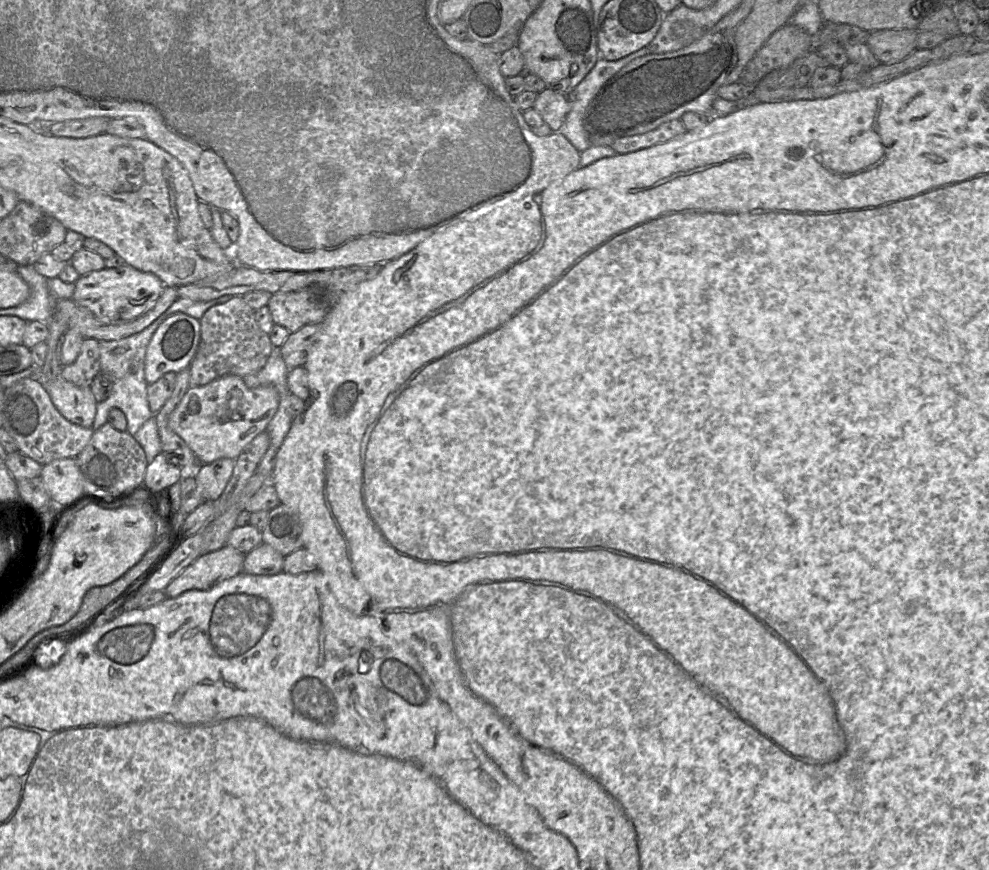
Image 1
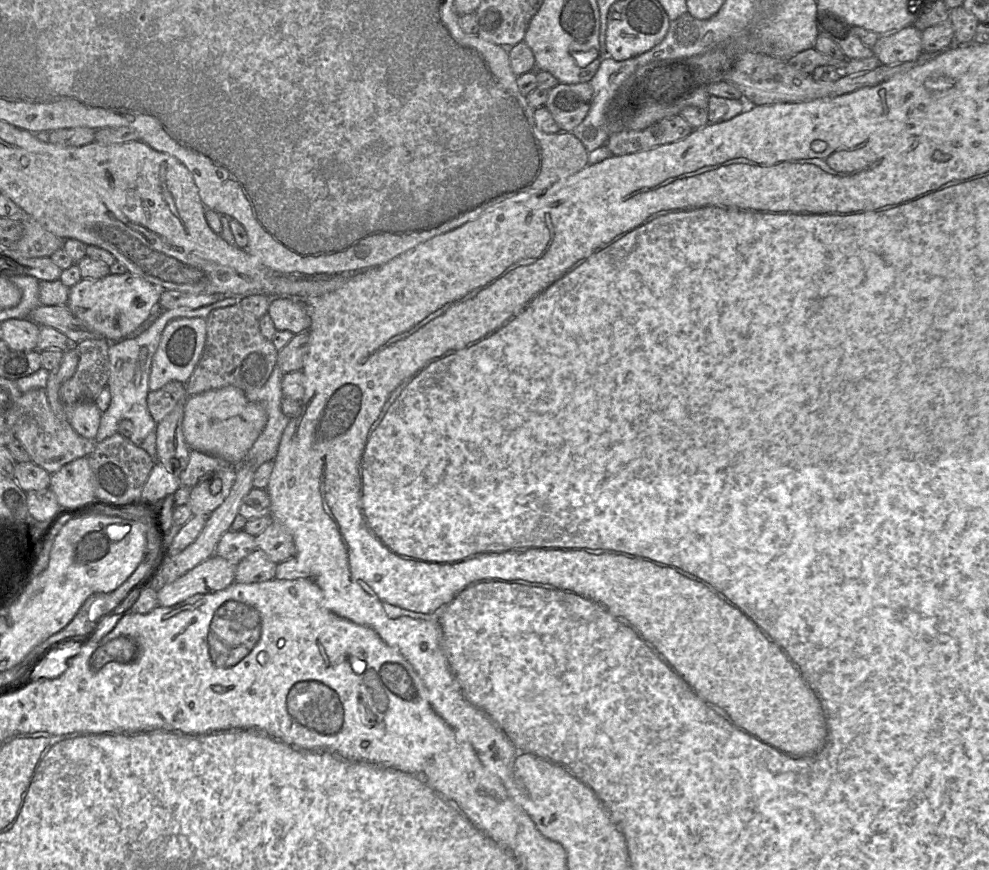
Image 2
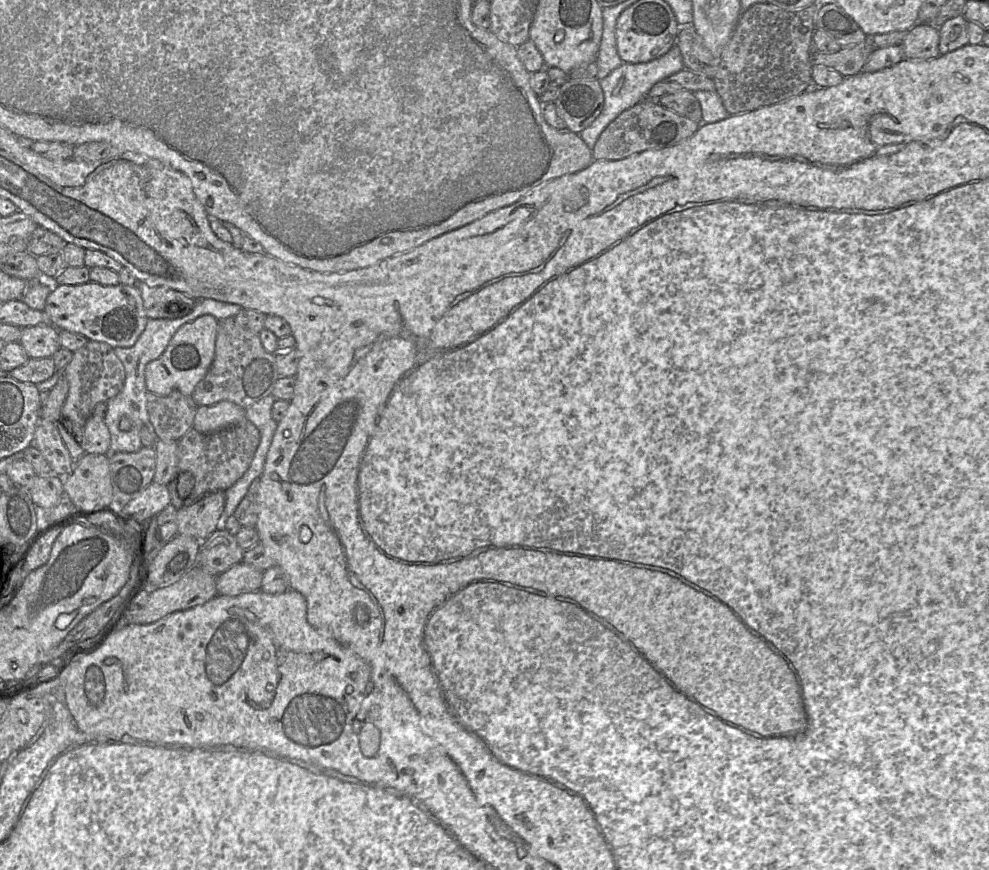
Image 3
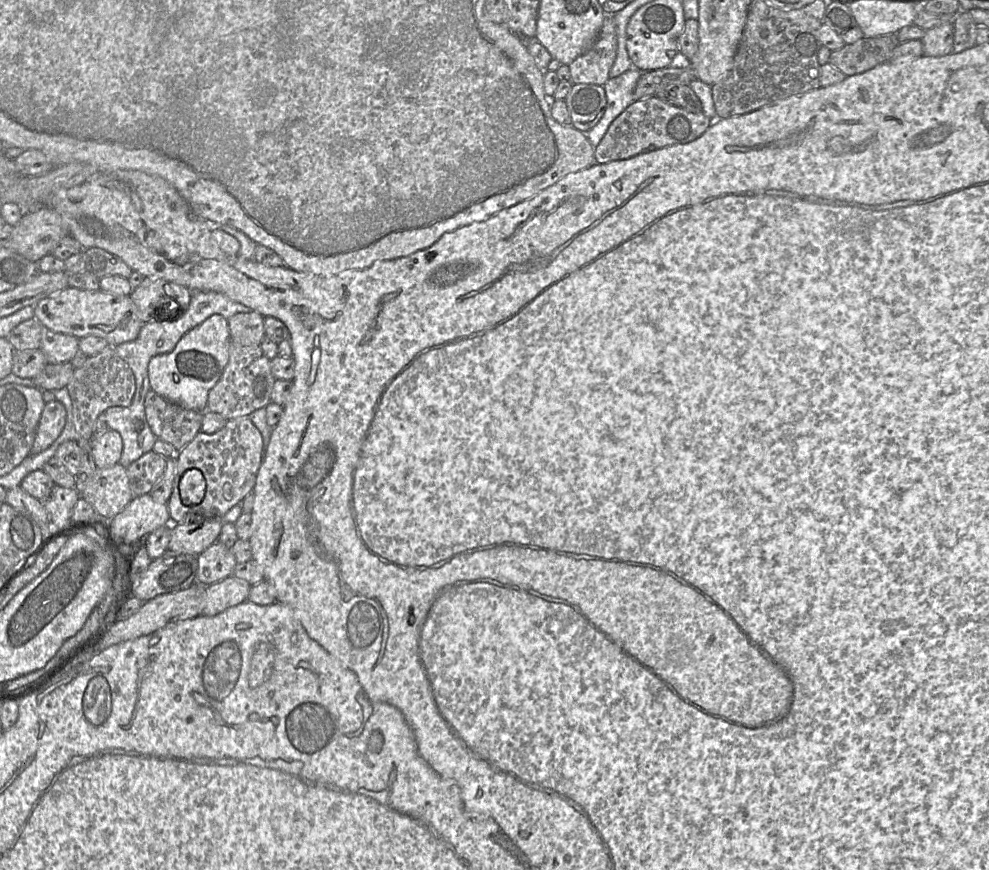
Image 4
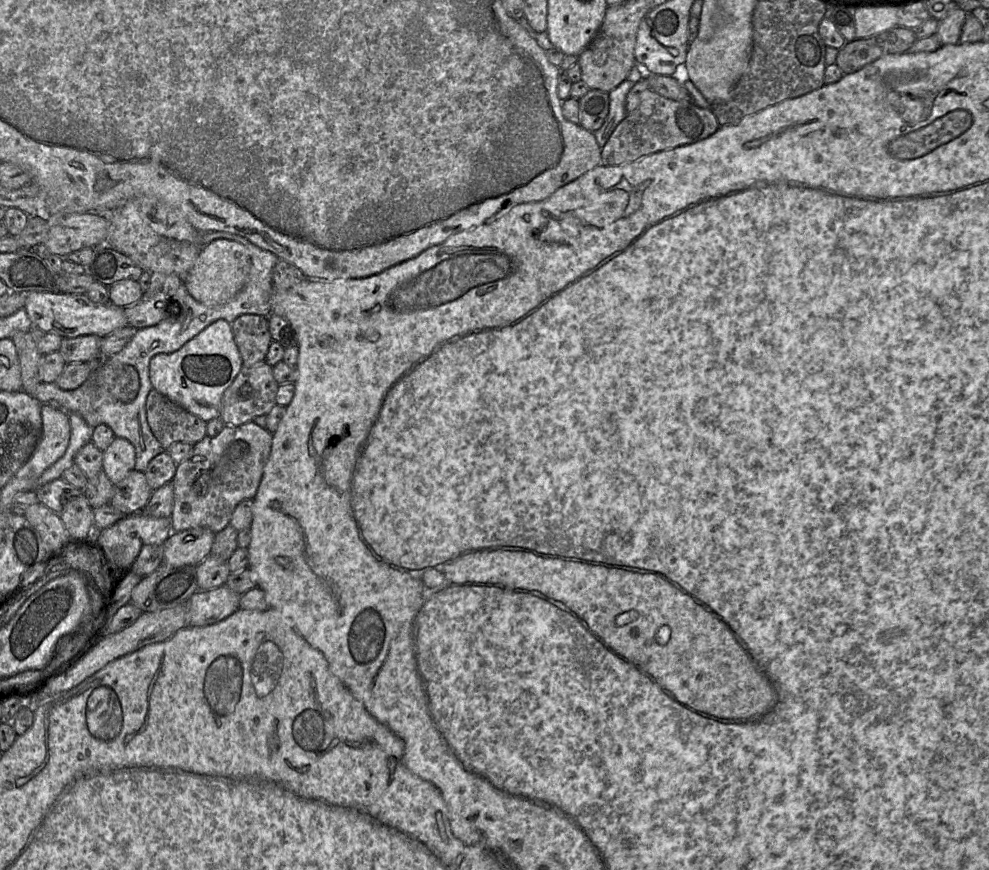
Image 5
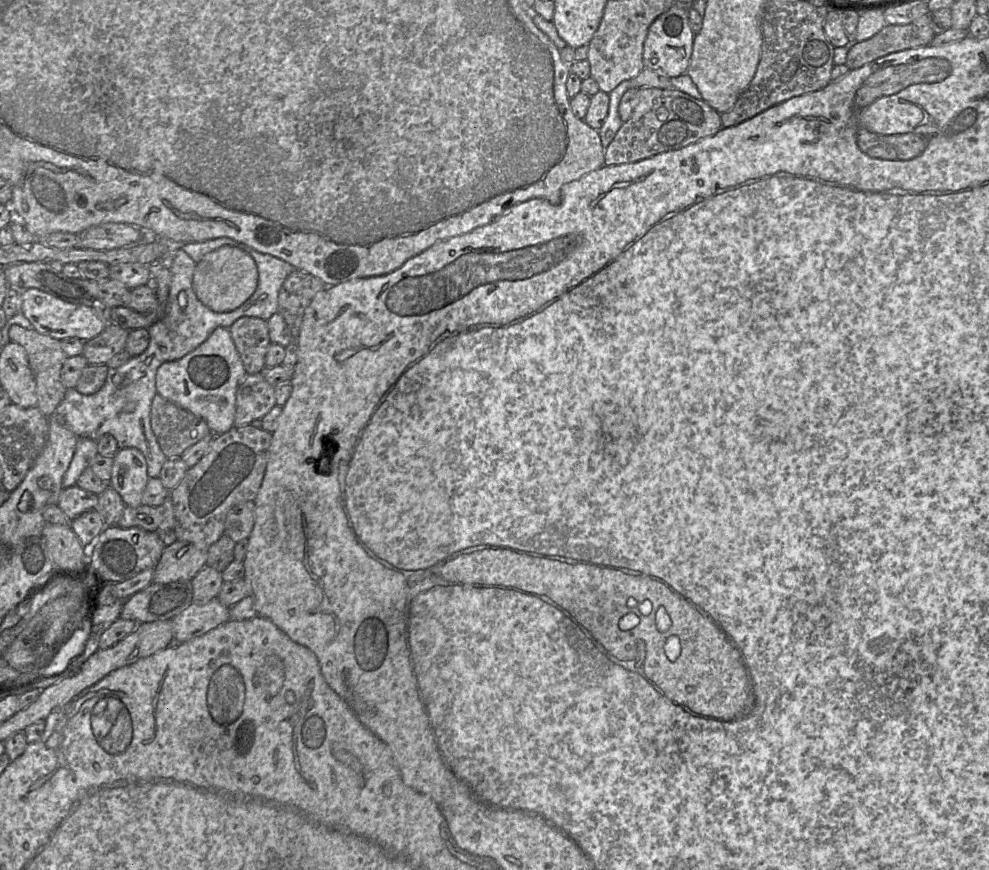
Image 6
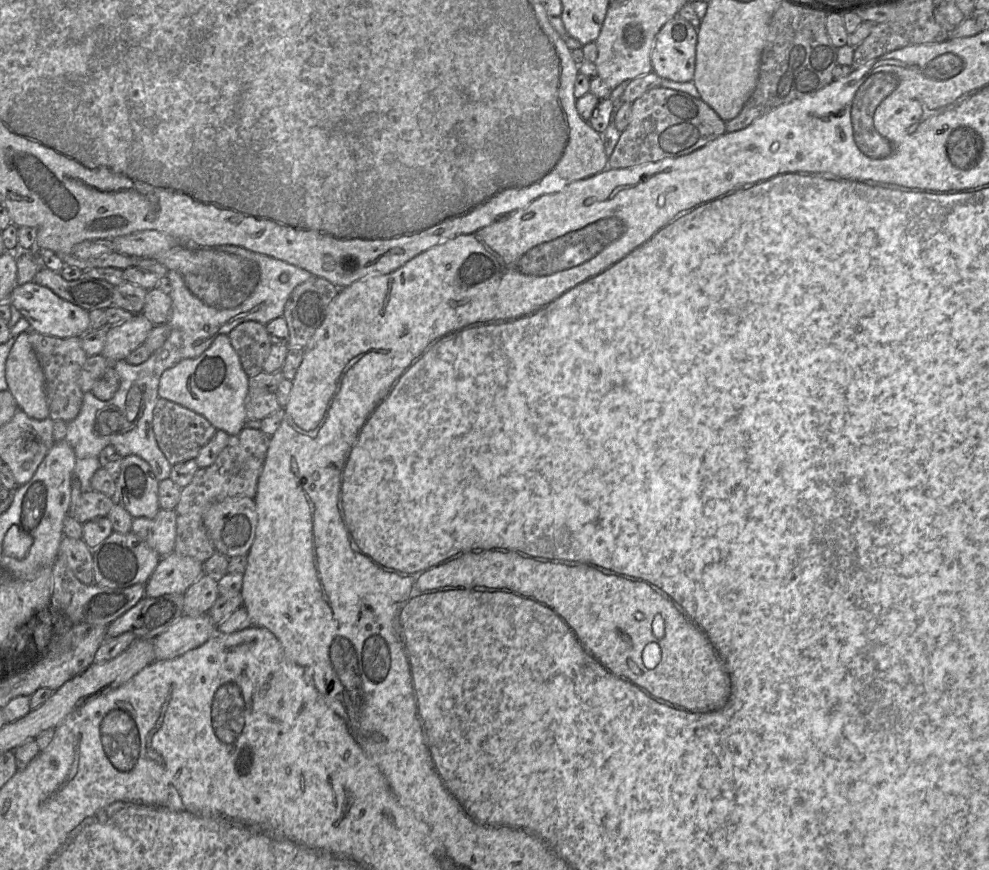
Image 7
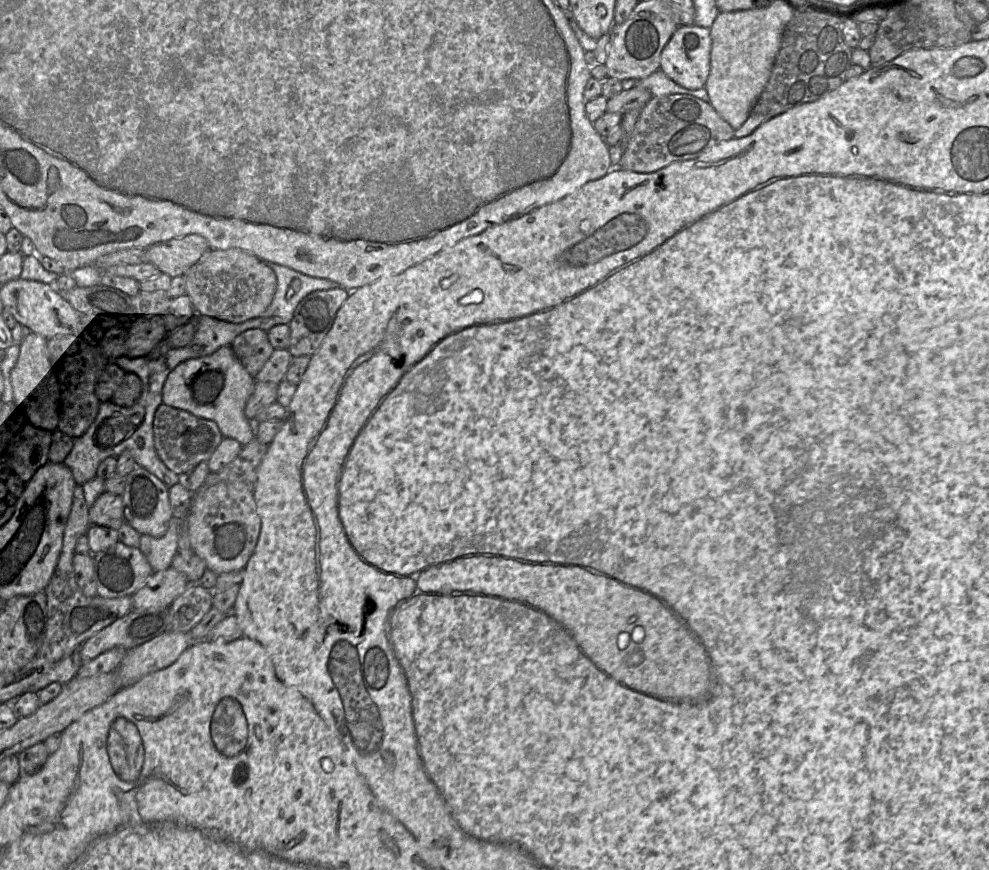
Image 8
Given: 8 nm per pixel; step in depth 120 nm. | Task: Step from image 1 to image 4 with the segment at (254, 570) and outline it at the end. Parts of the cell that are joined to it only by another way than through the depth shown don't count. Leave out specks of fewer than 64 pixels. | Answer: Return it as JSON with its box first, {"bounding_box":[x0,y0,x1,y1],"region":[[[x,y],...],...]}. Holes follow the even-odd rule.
{"bounding_box":[202,575,251,617],"region":[[[234,575],[202,587],[202,615],[212,617],[245,602],[248,599],[250,589],[251,585],[247,581]]]}

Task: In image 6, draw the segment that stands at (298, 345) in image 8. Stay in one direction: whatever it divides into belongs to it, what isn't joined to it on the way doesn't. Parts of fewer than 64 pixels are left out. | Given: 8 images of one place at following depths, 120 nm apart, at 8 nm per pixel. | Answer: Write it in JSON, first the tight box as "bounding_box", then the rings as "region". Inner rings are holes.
{"bounding_box":[278,269,325,339],"region":[[[295,269],[283,282],[278,295],[278,311],[291,336],[297,339],[306,308],[325,284],[312,274]]]}

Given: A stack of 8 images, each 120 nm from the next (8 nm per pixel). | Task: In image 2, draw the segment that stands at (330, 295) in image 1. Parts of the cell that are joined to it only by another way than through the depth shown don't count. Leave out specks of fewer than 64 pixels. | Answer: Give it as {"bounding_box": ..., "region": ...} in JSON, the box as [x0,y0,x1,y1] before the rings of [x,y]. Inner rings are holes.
{"bounding_box":[267,297,310,334],"region":[[[277,297],[271,299],[267,314],[276,330],[287,330],[294,334],[308,331],[310,317],[299,299]]]}

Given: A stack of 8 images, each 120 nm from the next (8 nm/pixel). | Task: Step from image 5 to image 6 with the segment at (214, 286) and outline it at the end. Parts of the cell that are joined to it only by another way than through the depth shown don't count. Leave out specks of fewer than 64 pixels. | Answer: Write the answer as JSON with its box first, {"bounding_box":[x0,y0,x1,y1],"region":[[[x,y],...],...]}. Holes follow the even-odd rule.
{"bounding_box":[193,246,259,312],"region":[[[222,246],[204,255],[197,262],[193,290],[198,300],[215,312],[229,312],[244,304],[255,292],[259,273],[254,259],[245,251]]]}

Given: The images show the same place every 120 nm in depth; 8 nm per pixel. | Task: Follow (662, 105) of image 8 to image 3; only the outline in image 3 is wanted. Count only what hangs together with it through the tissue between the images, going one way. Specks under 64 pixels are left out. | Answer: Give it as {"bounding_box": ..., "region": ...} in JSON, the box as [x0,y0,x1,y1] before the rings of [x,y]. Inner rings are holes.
{"bounding_box":[592,99,700,160],"region":[[[645,99],[622,112],[606,127],[592,149],[593,160],[620,160],[643,151],[671,147],[693,136],[700,125],[666,109],[656,100]]]}

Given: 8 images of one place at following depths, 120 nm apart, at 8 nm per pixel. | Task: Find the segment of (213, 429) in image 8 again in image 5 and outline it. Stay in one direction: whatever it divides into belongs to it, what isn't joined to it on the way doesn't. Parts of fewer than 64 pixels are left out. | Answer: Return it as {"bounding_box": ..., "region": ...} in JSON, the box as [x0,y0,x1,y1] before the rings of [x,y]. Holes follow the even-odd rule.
{"bounding_box":[146,388,207,450],"region":[[[152,388],[146,398],[146,419],[163,450],[172,443],[195,444],[207,435],[206,422]]]}

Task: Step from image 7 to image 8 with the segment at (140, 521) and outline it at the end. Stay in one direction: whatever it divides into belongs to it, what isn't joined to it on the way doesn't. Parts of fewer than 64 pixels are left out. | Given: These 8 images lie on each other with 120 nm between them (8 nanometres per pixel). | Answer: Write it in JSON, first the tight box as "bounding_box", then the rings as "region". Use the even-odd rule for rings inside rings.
{"bounding_box":[139,515,182,572],"region":[[[173,515],[168,529],[162,537],[156,538],[148,534],[140,535],[139,548],[155,572],[165,570],[171,566],[178,547],[181,523],[182,520]]]}

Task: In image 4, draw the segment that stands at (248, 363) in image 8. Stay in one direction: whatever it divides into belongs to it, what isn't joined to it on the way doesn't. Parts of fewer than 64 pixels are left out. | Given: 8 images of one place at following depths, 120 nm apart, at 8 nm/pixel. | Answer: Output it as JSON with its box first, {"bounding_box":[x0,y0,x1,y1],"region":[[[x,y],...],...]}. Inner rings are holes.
{"bounding_box":[227,311,265,346],"region":[[[250,311],[236,313],[227,321],[231,341],[243,346],[260,346],[265,337],[264,316]]]}

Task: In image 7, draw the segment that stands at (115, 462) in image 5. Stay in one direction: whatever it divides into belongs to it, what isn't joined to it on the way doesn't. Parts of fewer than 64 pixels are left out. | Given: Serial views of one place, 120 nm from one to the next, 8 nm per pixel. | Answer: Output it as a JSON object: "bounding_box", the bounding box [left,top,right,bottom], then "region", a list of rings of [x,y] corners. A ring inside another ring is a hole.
{"bounding_box":[113,455,160,518],"region":[[[137,455],[123,457],[113,499],[133,518],[154,518],[160,510],[159,481],[152,468]]]}

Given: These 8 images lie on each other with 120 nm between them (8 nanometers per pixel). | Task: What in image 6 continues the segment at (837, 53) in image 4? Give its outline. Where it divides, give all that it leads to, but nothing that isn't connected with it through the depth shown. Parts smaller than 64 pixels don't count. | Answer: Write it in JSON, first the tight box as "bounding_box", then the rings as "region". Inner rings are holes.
{"bounding_box":[845,13,934,70],"region":[[[930,13],[910,24],[886,25],[870,39],[854,44],[848,51],[845,65],[855,70],[891,53],[928,46],[934,36]]]}

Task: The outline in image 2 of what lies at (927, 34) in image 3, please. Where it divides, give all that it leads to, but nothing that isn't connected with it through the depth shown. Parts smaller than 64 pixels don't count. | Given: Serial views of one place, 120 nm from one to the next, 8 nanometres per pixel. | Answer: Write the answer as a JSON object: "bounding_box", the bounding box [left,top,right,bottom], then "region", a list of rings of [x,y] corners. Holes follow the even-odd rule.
{"bounding_box":[872,25,923,65],"region":[[[912,25],[893,34],[883,34],[872,51],[884,65],[917,61],[923,54],[922,31]]]}

